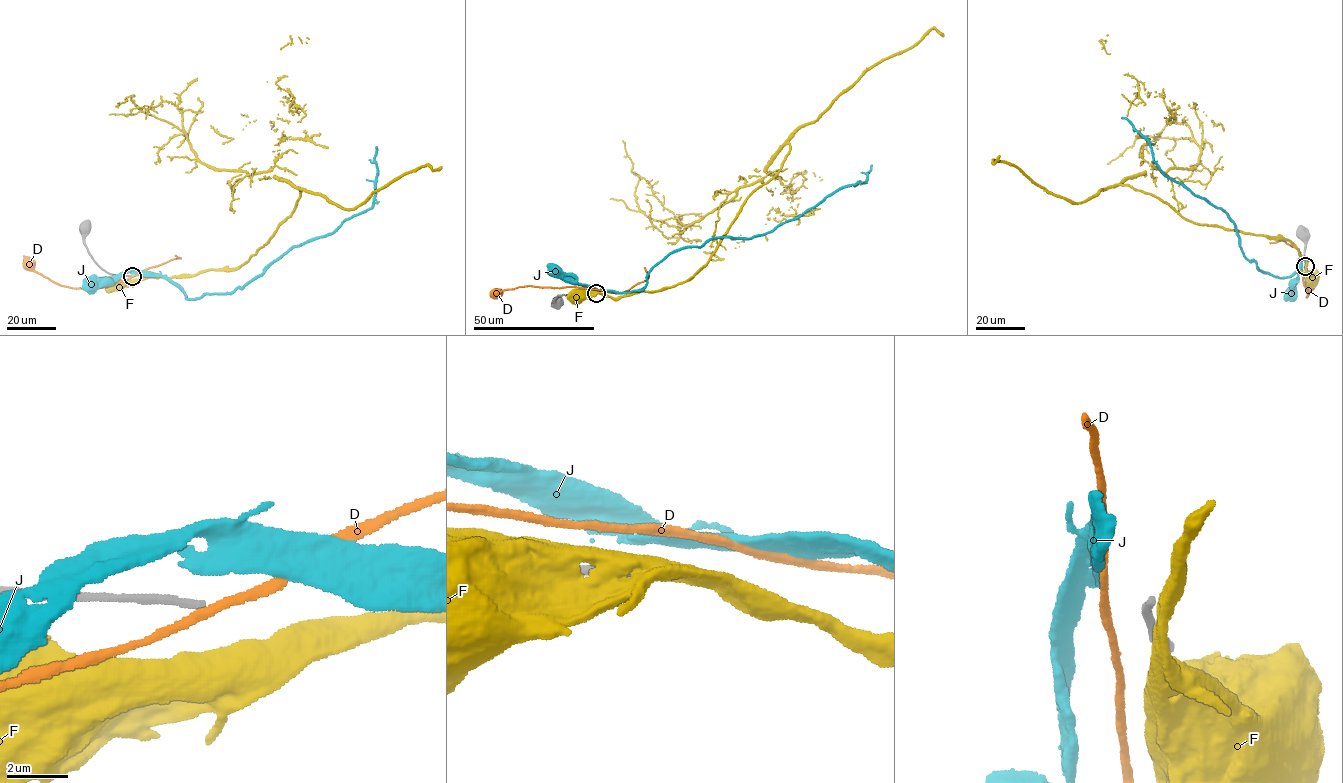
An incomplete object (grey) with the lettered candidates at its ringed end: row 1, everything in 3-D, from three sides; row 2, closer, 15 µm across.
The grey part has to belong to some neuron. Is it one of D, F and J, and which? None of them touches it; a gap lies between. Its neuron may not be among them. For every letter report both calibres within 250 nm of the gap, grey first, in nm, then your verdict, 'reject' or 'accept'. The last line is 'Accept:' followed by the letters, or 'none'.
D: 240 nm thick on the grey side, 280 nm on the other; reject
F: 240 nm thick on the grey side, 650 nm on the other; reject
J: 240 nm thick on the grey side, 550 nm on the other; reject
Accept: none

